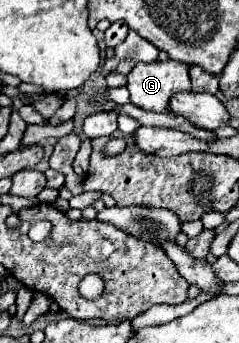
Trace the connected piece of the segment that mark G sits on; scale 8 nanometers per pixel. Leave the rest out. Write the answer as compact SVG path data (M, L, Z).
M178 61L140 63L128 73L130 103L144 111L168 111L170 97L178 91L190 91L188 65Z

